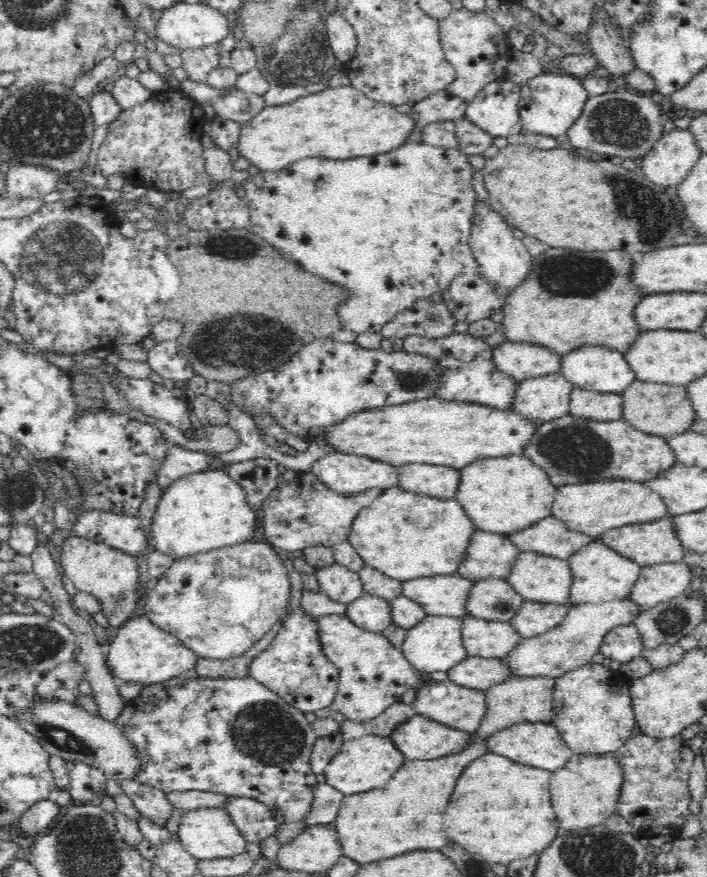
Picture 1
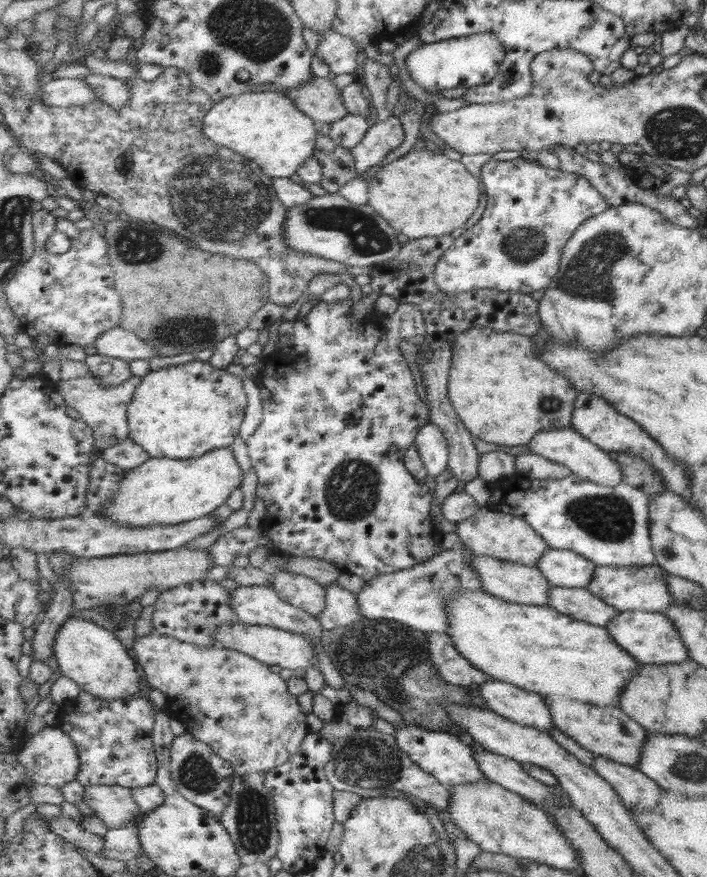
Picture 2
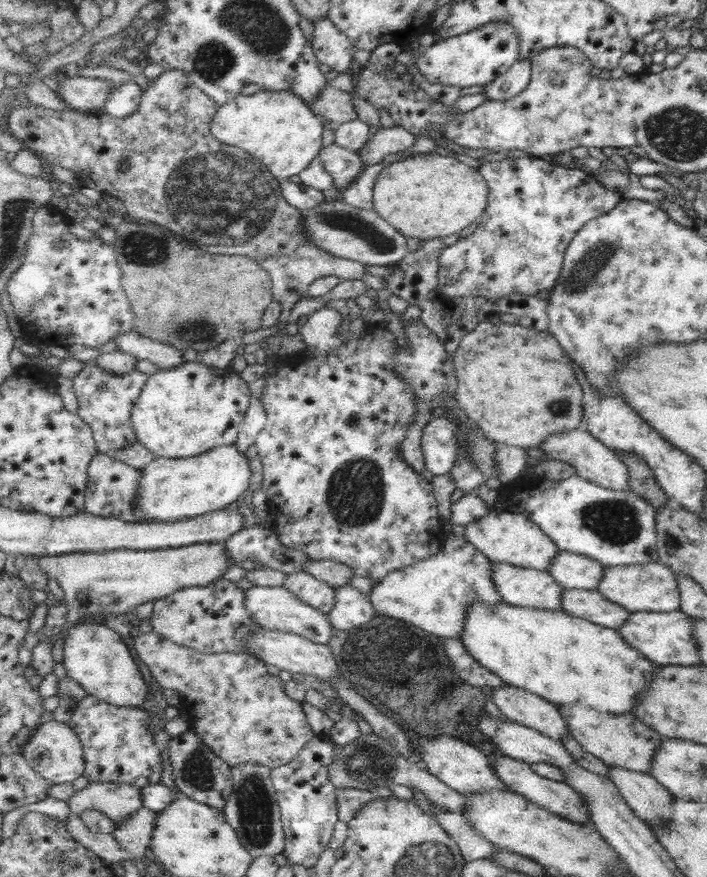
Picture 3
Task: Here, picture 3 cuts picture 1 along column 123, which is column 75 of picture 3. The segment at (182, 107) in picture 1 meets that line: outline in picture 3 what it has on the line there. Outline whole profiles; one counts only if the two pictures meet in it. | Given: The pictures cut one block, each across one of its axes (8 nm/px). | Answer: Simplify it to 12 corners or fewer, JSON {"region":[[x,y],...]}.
{"region":[[162,71],[125,118],[10,102],[24,148],[291,310],[369,265],[311,243],[220,104]]}

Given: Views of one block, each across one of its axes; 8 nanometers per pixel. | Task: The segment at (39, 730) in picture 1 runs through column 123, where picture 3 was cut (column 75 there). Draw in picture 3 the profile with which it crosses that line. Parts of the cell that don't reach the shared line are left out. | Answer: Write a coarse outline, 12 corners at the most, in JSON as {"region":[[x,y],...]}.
{"region":[[63,721],[38,728],[22,753],[52,784],[86,774],[84,744]]}

